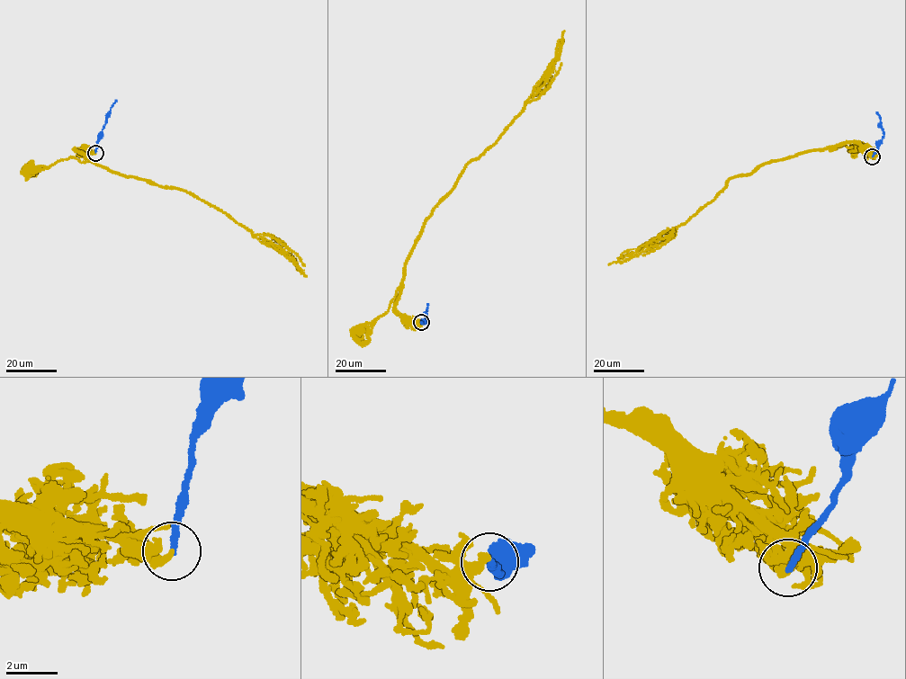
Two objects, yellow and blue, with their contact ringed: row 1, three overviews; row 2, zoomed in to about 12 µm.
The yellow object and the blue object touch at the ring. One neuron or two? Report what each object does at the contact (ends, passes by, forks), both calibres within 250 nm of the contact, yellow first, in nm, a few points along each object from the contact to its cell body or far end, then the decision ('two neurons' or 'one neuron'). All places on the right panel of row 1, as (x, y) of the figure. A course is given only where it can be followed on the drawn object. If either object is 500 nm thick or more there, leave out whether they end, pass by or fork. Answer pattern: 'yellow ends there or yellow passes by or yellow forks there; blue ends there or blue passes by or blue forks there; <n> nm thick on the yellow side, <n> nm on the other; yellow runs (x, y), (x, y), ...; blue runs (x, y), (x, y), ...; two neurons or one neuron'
yellow ends there; blue ends there; 280 nm thick on the yellow side, 240 nm on the other; yellow runs (872, 157), (856, 143), (834, 145), (829, 150), (845, 145), (850, 147), (851, 151), (853, 148); blue runs (872, 157), (883, 133), (881, 117), (875, 112); two neurons

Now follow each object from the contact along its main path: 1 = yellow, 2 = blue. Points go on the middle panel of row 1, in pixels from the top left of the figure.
1: (420, 322), (408, 320), (396, 308), (395, 301), (401, 285), (384, 314), (355, 331)
2: (420, 322), (426, 321), (427, 303)

